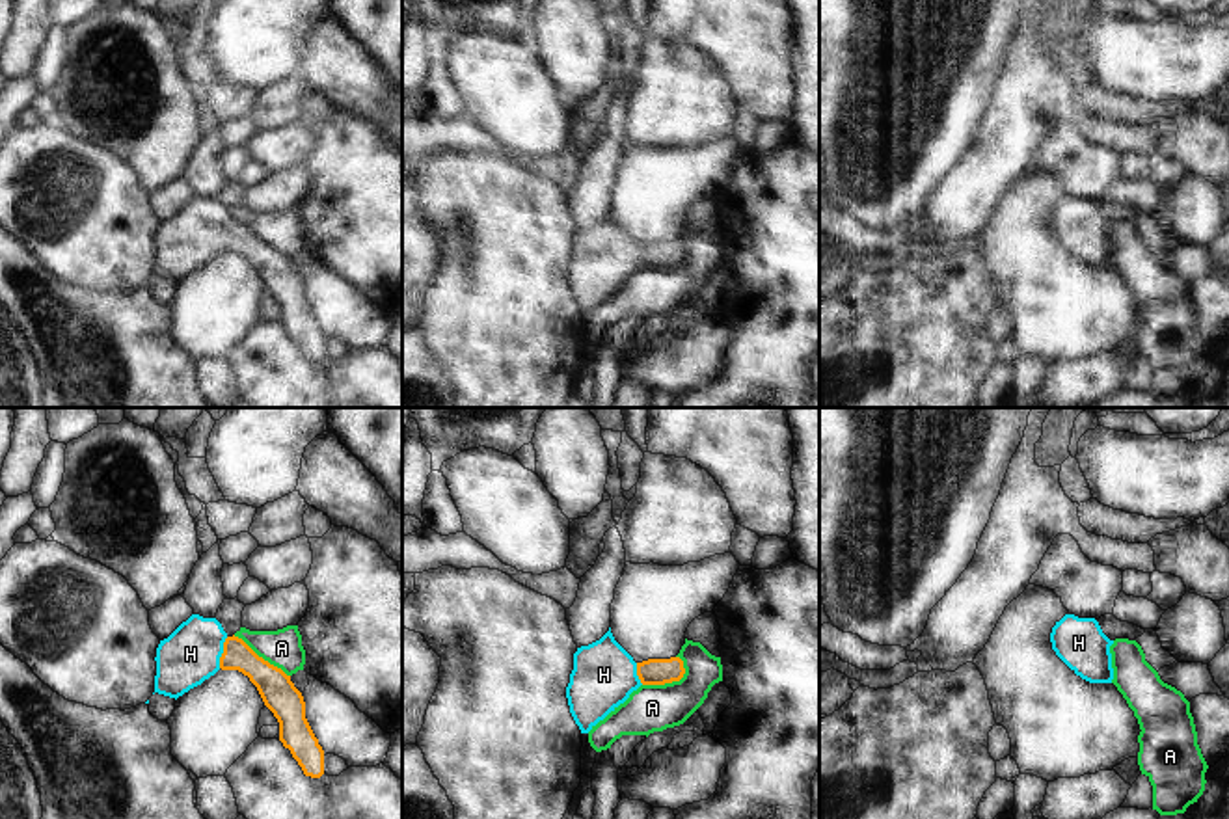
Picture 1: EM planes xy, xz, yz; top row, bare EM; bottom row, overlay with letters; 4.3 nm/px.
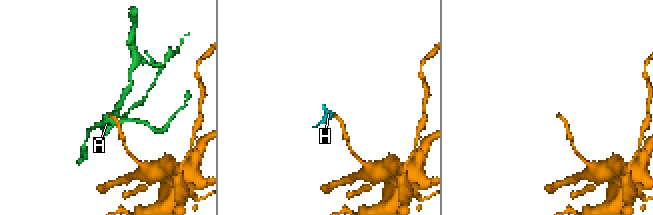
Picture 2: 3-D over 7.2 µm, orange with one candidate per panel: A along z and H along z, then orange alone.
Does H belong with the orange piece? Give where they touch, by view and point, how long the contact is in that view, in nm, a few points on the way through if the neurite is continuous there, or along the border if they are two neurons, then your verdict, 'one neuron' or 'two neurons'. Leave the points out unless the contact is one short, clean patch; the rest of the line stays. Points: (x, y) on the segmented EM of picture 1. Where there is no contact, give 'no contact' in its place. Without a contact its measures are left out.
xy (224, 652) | 140 nm | across xy (272, 684), (243, 657), (224, 652), (190, 654) | one neuron

